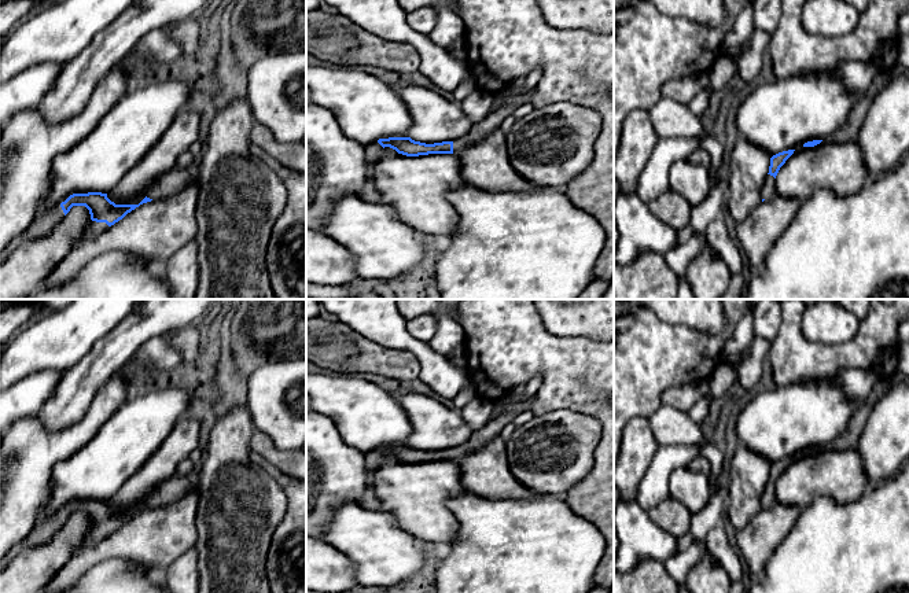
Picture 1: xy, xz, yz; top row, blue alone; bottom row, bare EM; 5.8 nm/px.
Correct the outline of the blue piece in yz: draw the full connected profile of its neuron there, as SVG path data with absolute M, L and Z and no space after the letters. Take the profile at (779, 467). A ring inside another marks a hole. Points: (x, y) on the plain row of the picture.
M795 457L783 458L770 465L769 480L761 498L762 507L770 508L776 502L776 483L794 458Z

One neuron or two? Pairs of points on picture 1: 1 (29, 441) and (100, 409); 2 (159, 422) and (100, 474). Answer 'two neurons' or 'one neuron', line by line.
1: one neuron
2: one neuron

